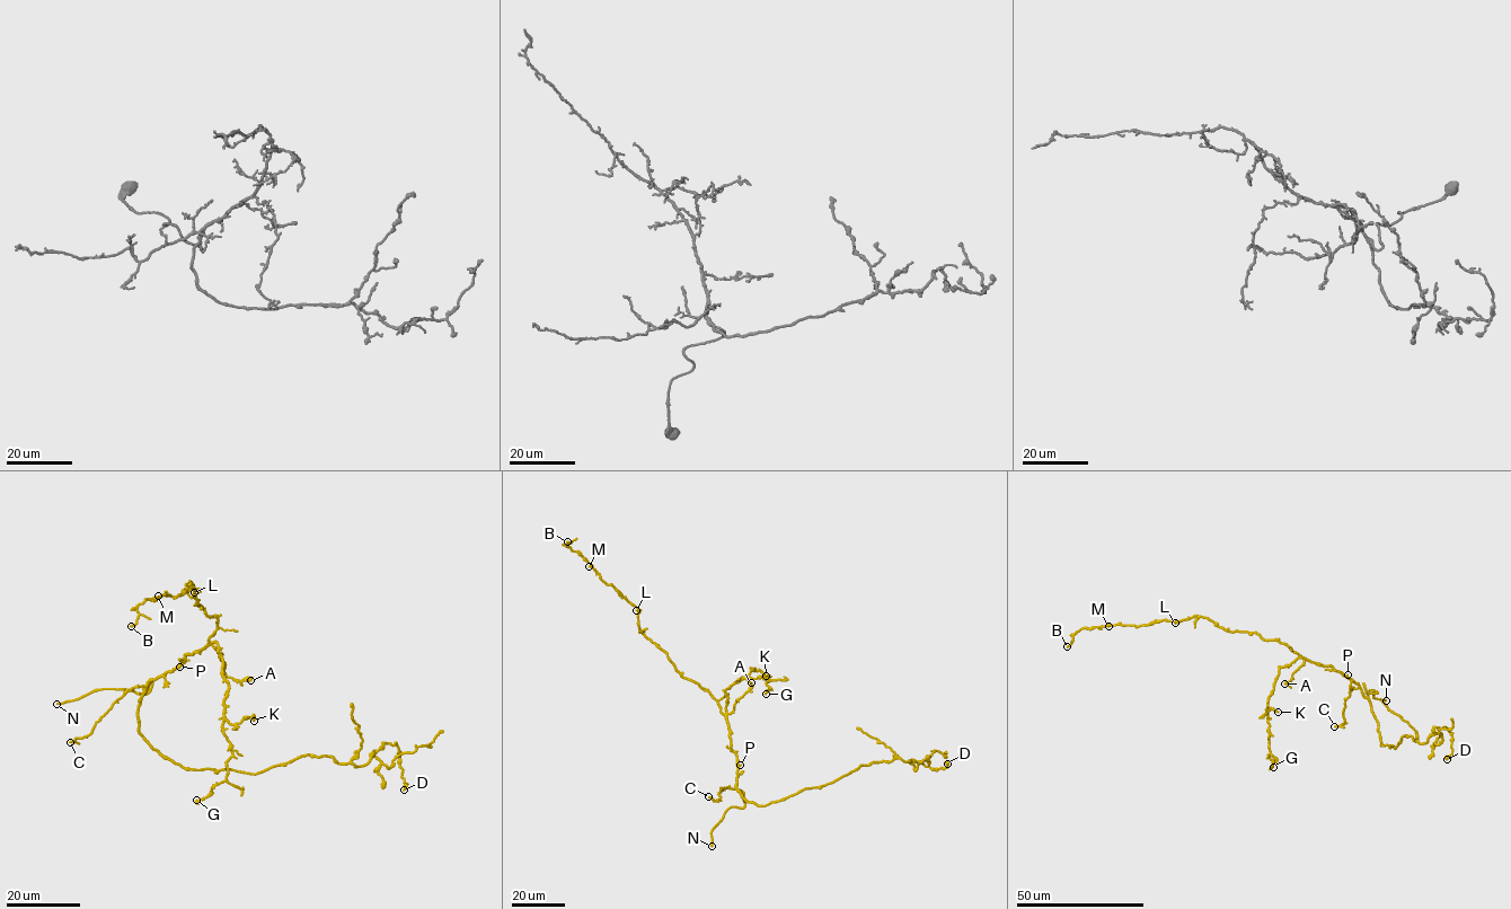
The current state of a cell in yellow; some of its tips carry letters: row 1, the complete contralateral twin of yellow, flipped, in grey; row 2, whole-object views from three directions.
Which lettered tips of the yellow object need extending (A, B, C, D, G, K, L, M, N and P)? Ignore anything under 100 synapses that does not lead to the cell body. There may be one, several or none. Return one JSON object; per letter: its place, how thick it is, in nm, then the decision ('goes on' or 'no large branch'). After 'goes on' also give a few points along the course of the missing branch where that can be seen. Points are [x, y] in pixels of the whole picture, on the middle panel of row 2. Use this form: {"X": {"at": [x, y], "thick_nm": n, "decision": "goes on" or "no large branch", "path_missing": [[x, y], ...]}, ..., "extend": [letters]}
{"A": {"at": [751, 682], "thick_nm": 180, "decision": "no large branch"}, "B": {"at": [567, 541], "thick_nm": 140, "decision": "no large branch"}, "C": {"at": [708, 796], "thick_nm": 170, "decision": "no large branch"}, "D": {"at": [947, 764], "thick_nm": 120, "decision": "no large branch"}, "G": {"at": [766, 694], "thick_nm": 100, "decision": "no large branch"}, "K": {"at": [766, 676], "thick_nm": 170, "decision": "no large branch"}, "L": {"at": [636, 610], "thick_nm": 100, "decision": "no large branch"}, "M": {"at": [589, 566], "thick_nm": 90, "decision": "no large branch"}, "N": {"at": [712, 846], "thick_nm": 190, "decision": "goes on"}, "P": {"at": [740, 765], "thick_nm": 100, "decision": "no large branch"}, "extend": ["N"]}

